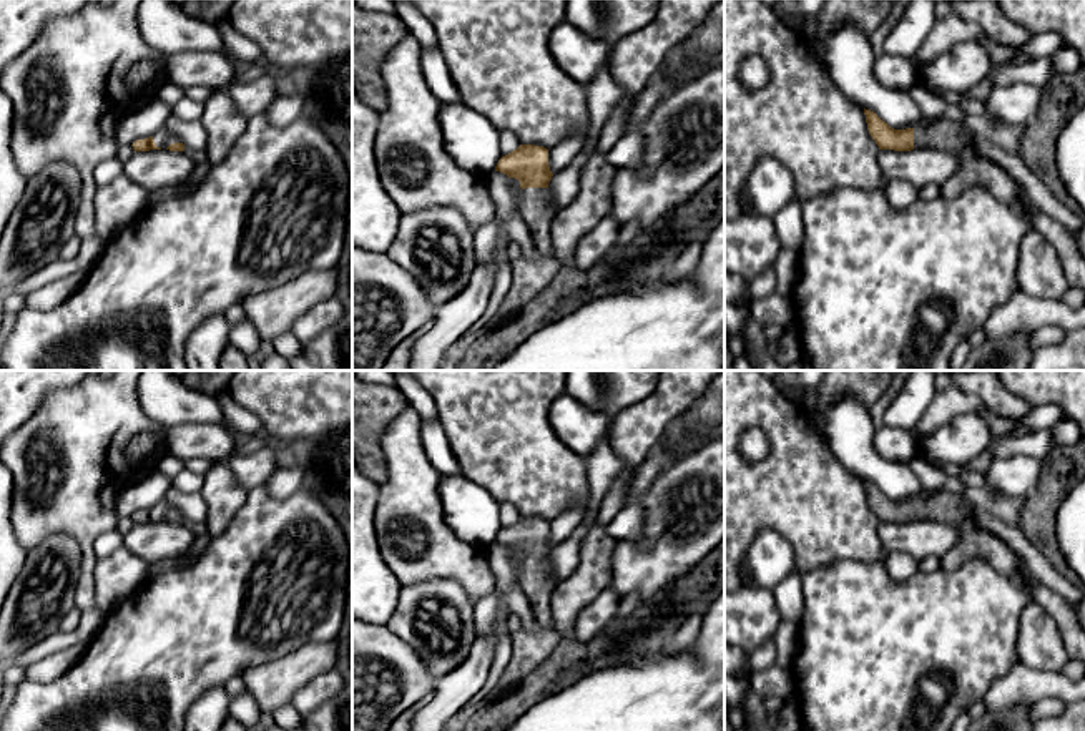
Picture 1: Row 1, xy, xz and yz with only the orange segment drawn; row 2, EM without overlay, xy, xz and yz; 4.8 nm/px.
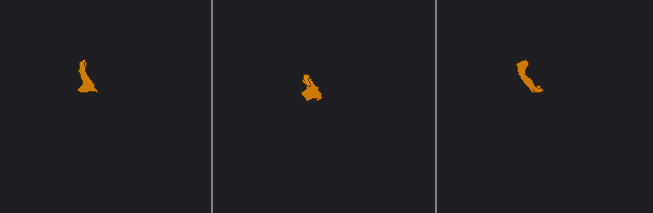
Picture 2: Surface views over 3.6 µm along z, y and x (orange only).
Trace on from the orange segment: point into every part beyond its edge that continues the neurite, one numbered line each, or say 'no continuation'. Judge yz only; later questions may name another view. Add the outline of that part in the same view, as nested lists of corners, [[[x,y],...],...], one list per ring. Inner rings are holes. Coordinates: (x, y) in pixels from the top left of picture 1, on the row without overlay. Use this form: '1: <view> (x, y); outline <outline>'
1: yz (949, 509); outline [[[940,492],[914,500],[914,522],[939,522],[957,532],[955,545],[942,557],[944,565],[959,568],[970,558],[980,558],[1020,585],[1025,563],[995,533],[972,525],[975,508],[965,497]]]

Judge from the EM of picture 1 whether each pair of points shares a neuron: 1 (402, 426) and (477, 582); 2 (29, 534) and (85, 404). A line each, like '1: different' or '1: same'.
1: same
2: same

